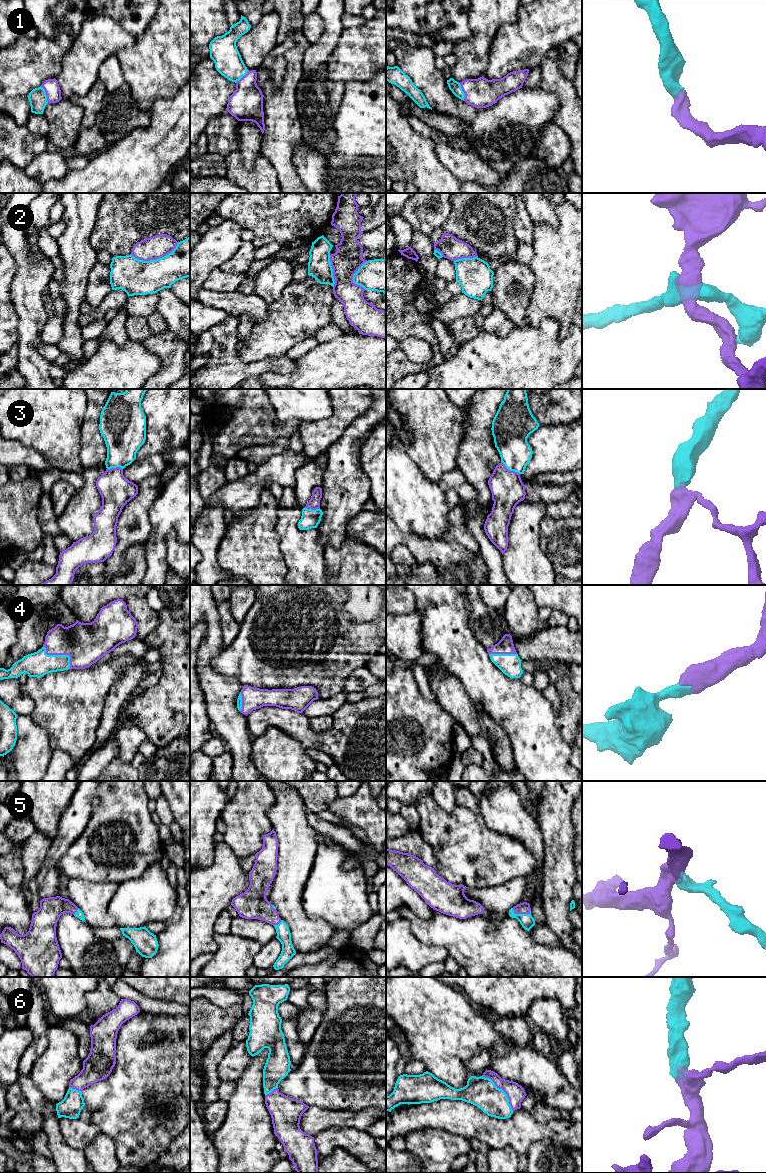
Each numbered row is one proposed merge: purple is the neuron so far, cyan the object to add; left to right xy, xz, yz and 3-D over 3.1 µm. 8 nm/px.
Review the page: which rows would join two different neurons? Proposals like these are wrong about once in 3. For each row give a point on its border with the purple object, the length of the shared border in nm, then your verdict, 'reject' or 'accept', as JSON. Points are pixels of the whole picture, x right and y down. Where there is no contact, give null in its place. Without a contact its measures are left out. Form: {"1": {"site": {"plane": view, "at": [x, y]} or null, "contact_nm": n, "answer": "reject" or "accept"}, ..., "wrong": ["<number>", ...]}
{"1": {"site": {"plane": "xy", "at": [46, 94]}, "contact_nm": 150, "answer": "accept"}, "2": {"site": {"plane": "xy", "at": [155, 259]}, "contact_nm": 400, "answer": "reject"}, "3": {"site": {"plane": "yz", "at": [510, 471]}, "contact_nm": 190, "answer": "accept"}, "4": {"site": {"plane": "xy", "at": [60, 654]}, "contact_nm": 300, "answer": "accept"}, "5": {"site": {"plane": "yz", "at": [520, 913]}, "contact_nm": 160, "answer": "accept"}, "6": {"site": {"plane": "yz", "at": [502, 1089]}, "contact_nm": 380, "answer": "accept"}, "wrong": ["2"]}

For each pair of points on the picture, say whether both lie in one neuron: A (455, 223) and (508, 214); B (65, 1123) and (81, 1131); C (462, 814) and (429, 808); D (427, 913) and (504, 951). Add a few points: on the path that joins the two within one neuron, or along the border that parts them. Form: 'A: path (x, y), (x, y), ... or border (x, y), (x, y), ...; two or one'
A: path (468, 221), (482, 215), (495, 215); one
B: path (69, 1127), (77, 1131); one
C: path (454, 818), (439, 818), (437, 816); one
D: border (410, 909), (422, 918), (430, 918), (435, 912); two

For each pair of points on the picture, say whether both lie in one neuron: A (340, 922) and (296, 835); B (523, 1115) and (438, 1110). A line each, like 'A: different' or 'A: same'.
A: different
B: same

